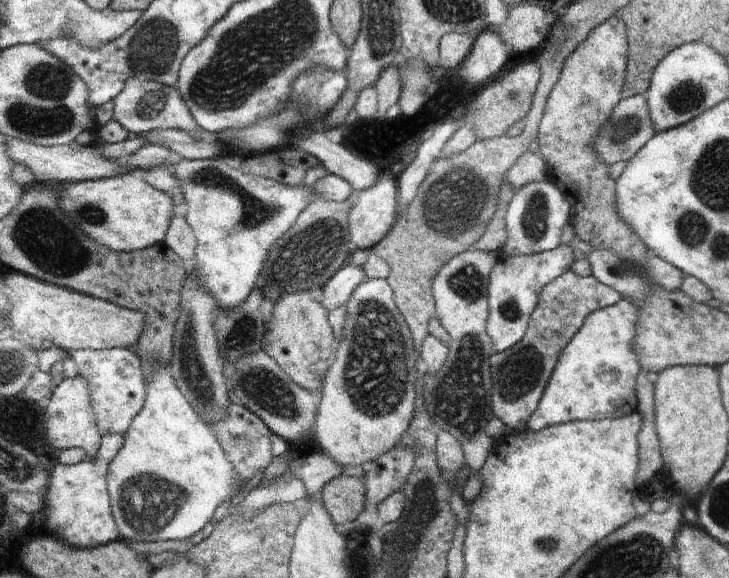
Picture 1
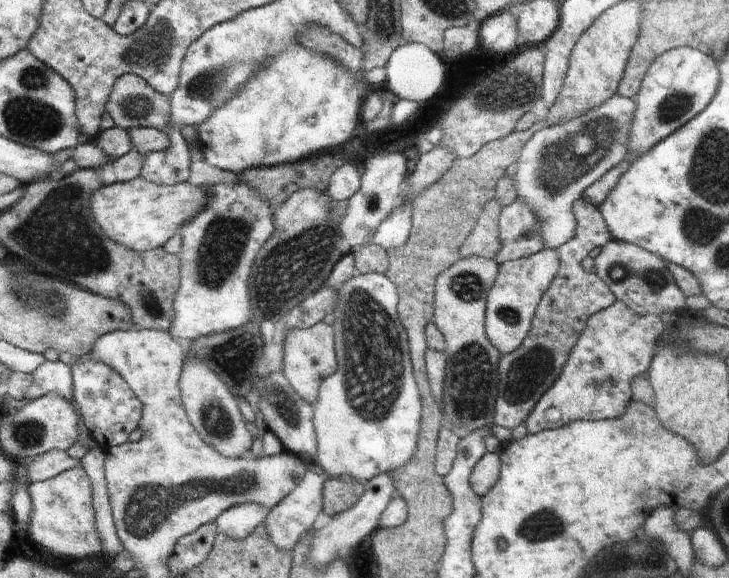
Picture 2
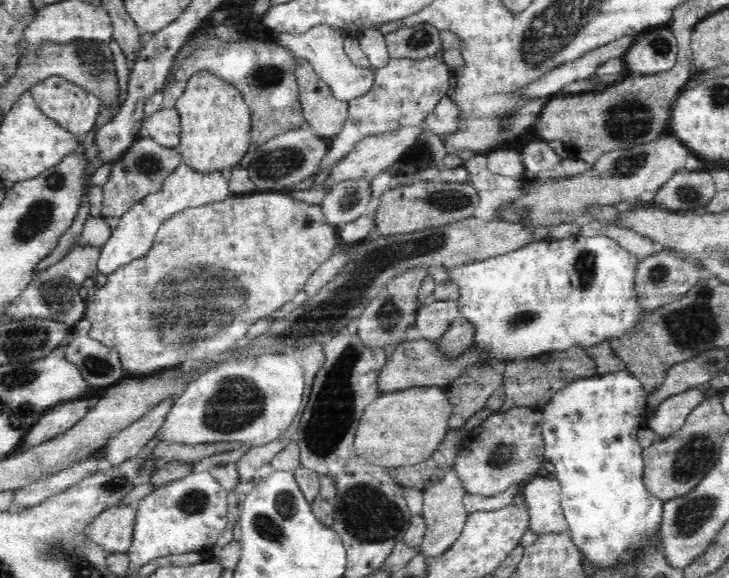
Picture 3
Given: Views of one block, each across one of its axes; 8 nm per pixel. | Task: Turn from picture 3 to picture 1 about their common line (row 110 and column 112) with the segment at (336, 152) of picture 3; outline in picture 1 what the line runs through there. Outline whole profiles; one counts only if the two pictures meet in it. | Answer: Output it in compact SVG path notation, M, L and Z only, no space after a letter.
M127 348L113 349L80 349L71 352L82 375L91 390L91 405L97 418L97 425L101 436L118 433L123 435L132 422L132 419L142 410L147 394L143 370L138 355Z

